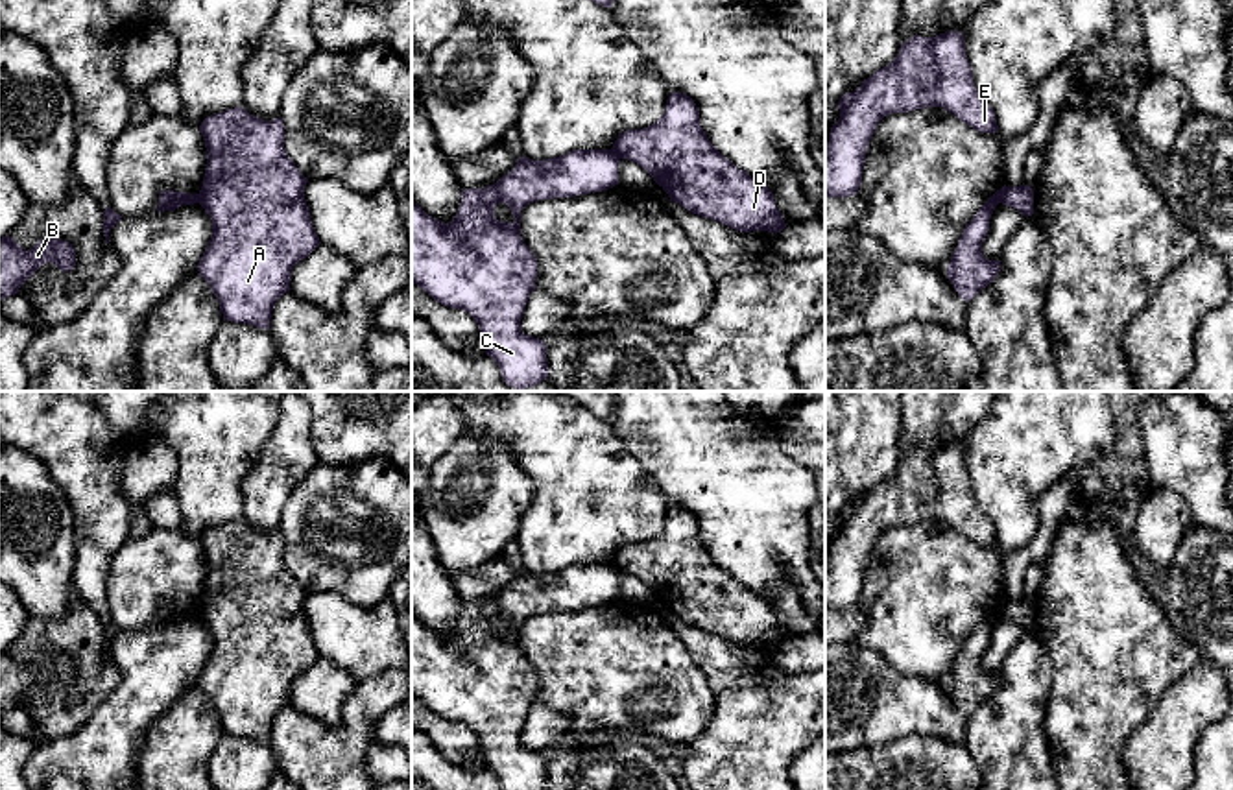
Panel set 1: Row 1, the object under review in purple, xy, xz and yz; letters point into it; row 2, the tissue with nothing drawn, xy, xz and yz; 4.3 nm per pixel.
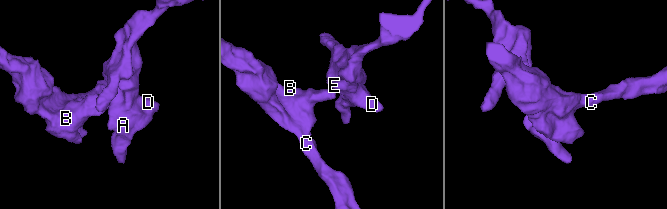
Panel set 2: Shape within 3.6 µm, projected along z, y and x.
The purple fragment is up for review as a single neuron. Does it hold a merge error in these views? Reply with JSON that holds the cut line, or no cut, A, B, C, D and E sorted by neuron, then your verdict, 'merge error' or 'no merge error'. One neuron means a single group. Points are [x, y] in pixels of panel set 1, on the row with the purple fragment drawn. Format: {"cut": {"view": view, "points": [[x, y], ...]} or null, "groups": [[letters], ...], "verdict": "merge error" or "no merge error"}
{"cut": {"view": "yz", "points": [[1003, 189], [999, 202]]}, "groups": [["A", "D", "E"], ["B", "C"]], "verdict": "merge error"}

